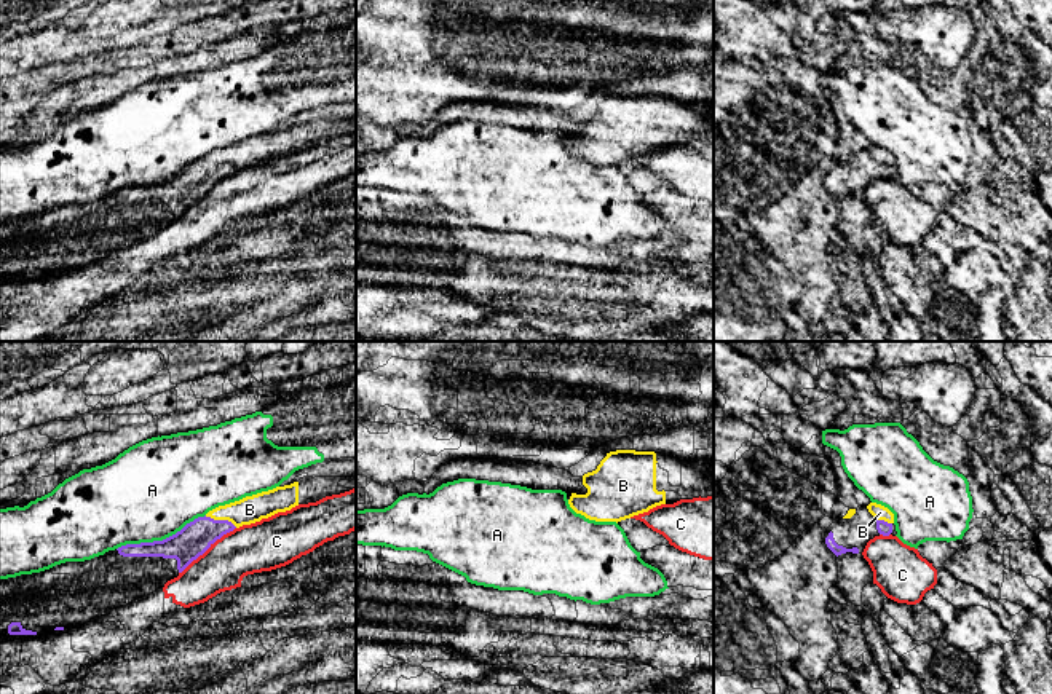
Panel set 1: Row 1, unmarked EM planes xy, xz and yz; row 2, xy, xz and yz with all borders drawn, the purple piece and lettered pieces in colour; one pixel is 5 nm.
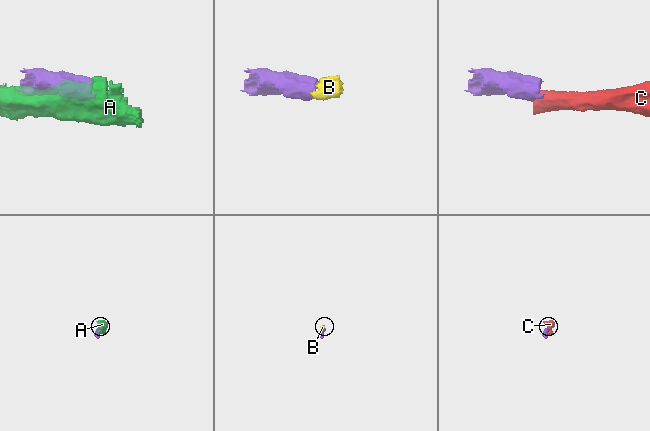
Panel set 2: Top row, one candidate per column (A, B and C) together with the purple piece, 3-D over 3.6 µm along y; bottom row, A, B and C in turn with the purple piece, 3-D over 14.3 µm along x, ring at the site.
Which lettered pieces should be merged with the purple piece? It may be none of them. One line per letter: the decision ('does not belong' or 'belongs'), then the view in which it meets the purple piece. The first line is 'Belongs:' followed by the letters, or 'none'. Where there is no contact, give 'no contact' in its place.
Belongs: B
A: does not belong; contact in xy
B: belongs; contact in xy
C: does not belong; contact in xy

